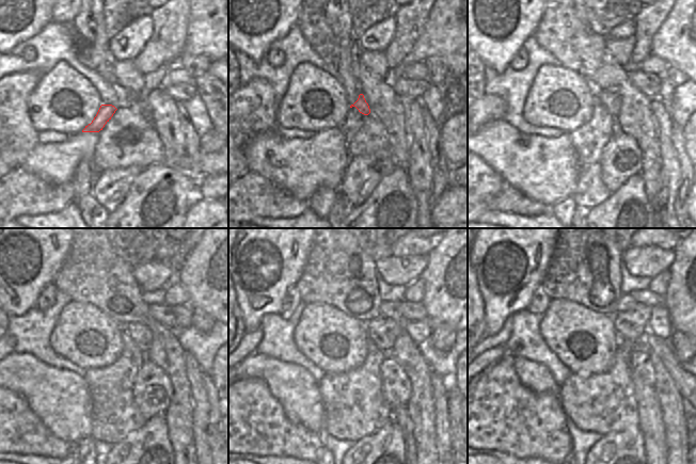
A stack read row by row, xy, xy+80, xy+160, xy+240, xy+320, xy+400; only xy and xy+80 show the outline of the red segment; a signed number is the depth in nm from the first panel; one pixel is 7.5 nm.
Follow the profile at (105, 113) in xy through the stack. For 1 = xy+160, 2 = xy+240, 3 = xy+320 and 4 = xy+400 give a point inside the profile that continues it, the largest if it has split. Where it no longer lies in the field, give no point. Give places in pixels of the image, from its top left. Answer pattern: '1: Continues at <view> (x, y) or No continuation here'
1: Continues at xy+160 (612, 101)
2: Continues at xy+240 (140, 334)
3: Continues at xy+320 (383, 332)
4: Continues at xy+400 (631, 325).

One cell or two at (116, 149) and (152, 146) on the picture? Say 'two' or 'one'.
one

